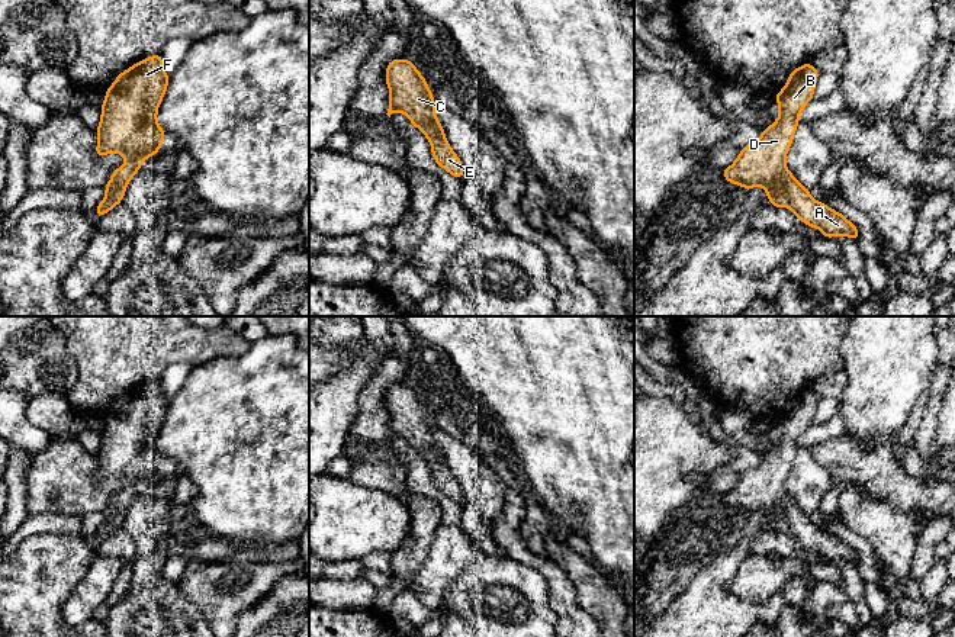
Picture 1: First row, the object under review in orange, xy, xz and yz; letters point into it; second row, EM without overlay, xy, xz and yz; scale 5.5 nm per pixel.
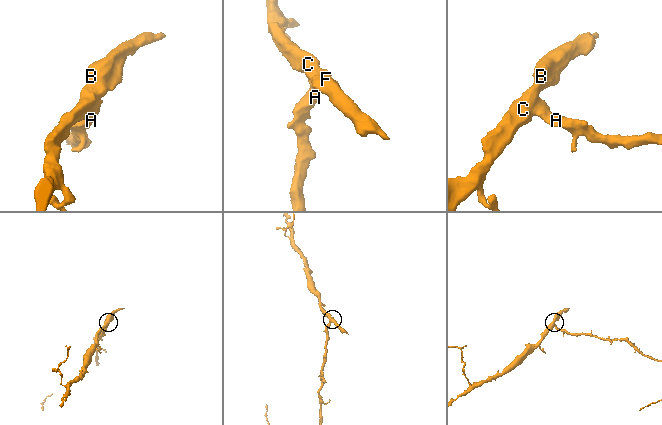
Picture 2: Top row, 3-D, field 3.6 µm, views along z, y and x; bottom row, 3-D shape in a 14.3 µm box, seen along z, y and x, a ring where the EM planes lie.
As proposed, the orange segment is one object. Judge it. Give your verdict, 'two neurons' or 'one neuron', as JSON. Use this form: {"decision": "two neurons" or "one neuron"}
{"decision": "one neuron"}

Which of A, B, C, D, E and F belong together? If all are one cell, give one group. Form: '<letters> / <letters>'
A B C D E F

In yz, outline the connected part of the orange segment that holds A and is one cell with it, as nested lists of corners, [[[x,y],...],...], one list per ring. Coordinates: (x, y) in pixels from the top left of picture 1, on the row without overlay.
[[[811,387],[791,396],[785,412],[774,421],[779,430],[778,444],[762,456],[755,469],[740,474],[737,485],[721,498],[727,506],[746,515],[762,511],[769,530],[788,531],[801,547],[819,553],[824,563],[845,560],[858,566],[858,553],[839,537],[814,525],[785,489],[792,460],[800,448],[798,440],[814,422],[819,398]]]

